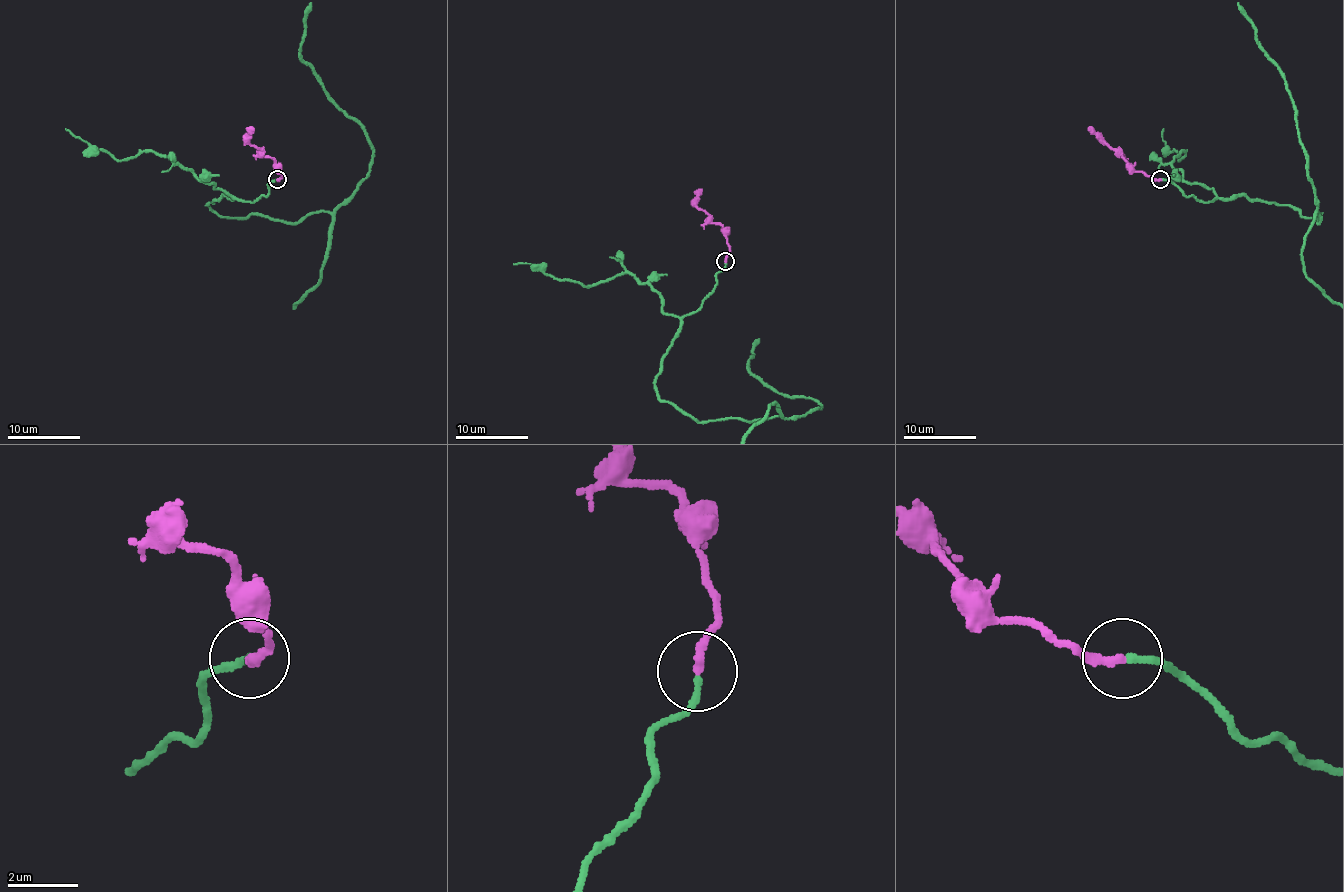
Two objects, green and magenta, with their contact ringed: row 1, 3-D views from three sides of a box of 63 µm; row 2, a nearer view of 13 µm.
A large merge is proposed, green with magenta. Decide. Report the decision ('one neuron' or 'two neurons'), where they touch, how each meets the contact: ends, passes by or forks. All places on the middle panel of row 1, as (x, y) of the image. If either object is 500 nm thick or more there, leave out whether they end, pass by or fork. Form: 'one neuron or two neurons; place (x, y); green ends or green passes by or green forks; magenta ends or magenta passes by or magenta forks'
one neuron; place (725, 261); green ends; magenta ends

